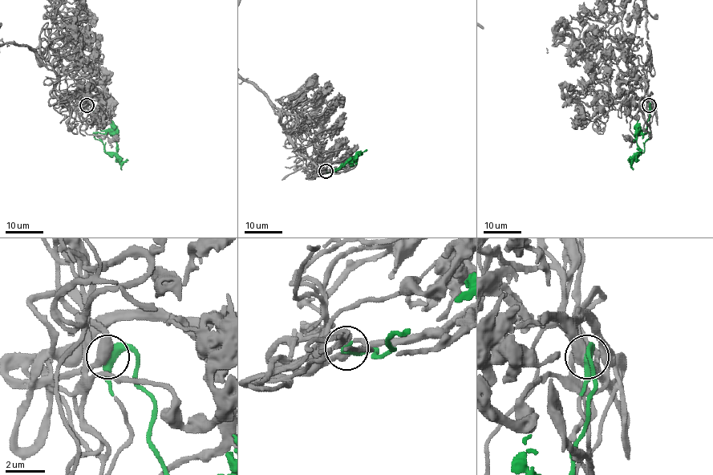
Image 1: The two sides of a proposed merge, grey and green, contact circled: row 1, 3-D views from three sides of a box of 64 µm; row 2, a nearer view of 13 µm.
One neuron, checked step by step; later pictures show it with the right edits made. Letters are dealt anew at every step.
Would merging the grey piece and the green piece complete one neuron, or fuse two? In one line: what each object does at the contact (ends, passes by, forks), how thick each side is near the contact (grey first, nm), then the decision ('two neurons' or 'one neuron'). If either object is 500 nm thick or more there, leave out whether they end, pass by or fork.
grey passes by | green passes by | 460/440 nm | one neuron

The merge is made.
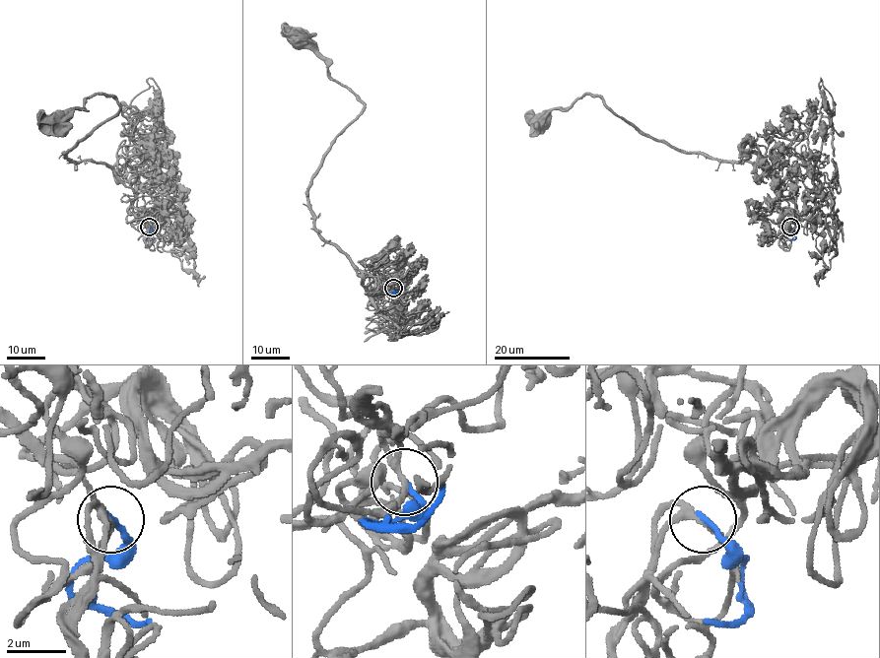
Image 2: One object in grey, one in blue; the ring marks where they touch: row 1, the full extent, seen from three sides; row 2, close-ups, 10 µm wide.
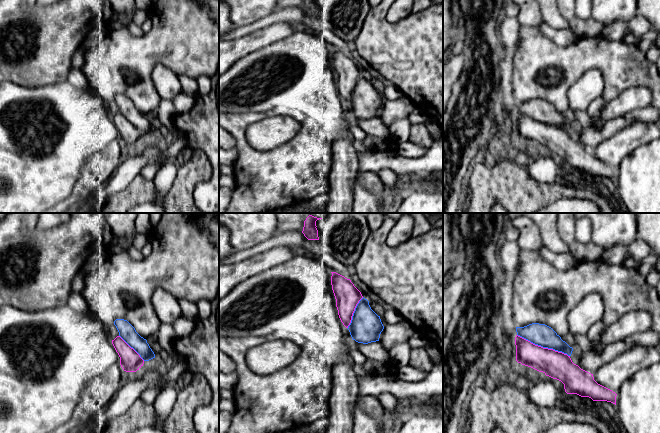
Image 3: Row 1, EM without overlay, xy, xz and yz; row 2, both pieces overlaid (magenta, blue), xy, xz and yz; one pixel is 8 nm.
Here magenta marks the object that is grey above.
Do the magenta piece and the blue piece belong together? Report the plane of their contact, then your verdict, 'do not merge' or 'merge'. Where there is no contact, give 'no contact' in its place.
contact in yz; merge

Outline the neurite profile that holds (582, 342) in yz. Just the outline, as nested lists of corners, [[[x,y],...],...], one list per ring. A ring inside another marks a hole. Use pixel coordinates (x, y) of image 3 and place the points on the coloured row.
[[[574,335],[576,347],[580,349],[581,352],[593,351],[596,353],[600,353],[602,351],[602,343],[597,345],[593,345],[586,335]]]

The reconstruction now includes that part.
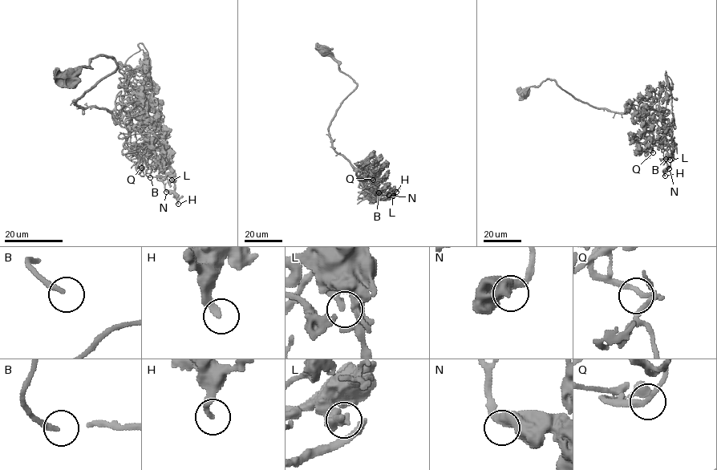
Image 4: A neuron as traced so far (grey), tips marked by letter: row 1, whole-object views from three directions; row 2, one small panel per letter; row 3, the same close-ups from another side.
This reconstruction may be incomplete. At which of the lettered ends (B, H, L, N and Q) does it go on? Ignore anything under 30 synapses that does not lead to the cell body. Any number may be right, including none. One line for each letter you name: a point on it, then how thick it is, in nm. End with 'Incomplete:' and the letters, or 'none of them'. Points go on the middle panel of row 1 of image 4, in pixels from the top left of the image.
B: (378, 192) | 200 nm
Incomplete: B

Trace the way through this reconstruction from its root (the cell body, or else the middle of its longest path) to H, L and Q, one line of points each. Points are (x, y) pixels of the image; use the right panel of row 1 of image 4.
H: (525, 92), (552, 79), (596, 108), (635, 113), (645, 123), (658, 115), (674, 143), (665, 176)
L: (525, 92), (552, 79), (596, 108), (635, 113), (645, 123), (658, 115), (670, 131), (670, 160)
Q: (525, 92), (552, 79), (596, 108), (635, 113), (653, 135), (648, 151), (653, 152)

